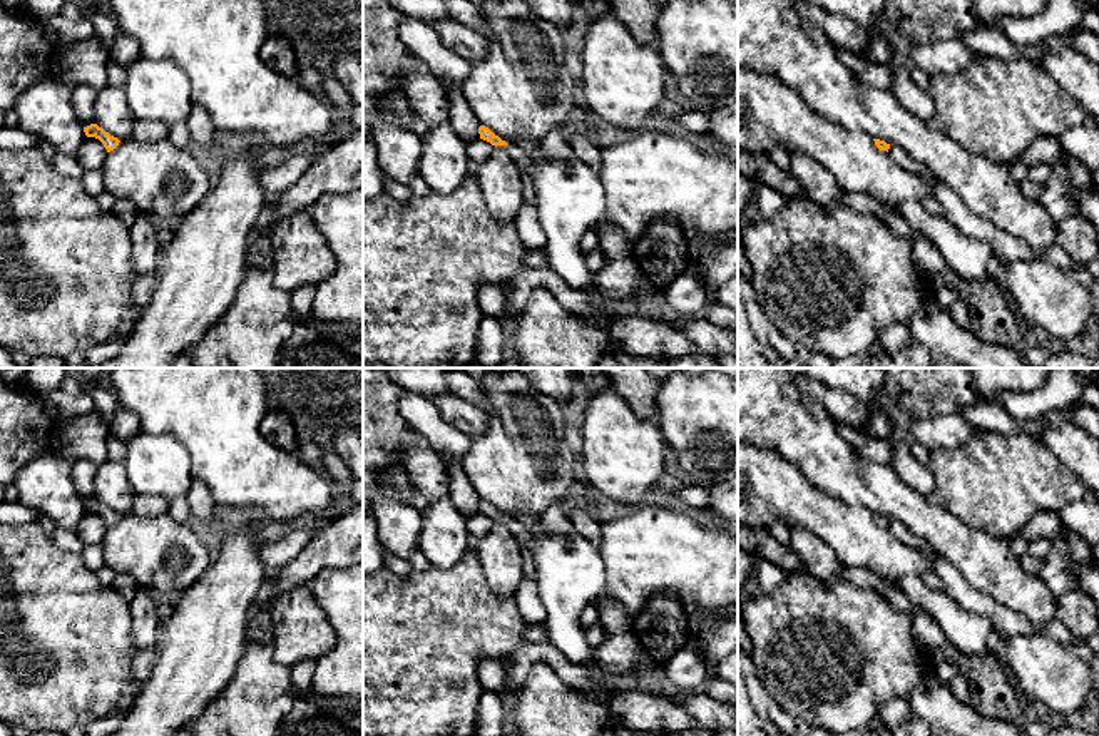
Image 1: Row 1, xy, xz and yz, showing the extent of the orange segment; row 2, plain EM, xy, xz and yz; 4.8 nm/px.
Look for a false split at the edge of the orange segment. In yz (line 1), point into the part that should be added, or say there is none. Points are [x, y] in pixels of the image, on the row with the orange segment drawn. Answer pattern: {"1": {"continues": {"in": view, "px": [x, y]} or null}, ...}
{"1": {"continues": null}}

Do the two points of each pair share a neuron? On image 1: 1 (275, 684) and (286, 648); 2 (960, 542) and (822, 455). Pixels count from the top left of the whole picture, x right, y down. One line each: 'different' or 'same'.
1: different
2: same

